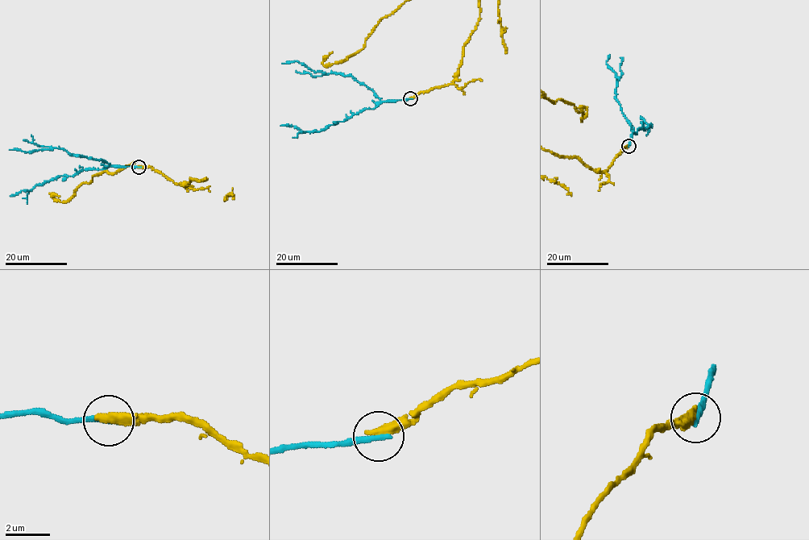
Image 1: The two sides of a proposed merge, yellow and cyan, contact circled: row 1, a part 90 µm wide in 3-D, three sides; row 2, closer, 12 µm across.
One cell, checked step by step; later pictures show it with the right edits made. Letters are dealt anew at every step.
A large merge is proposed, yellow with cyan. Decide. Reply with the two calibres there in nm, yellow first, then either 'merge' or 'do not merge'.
calibres 440 and 300 nm; do not merge

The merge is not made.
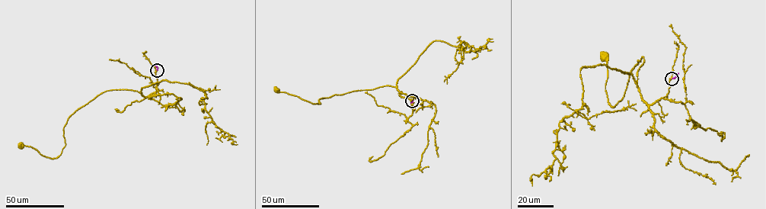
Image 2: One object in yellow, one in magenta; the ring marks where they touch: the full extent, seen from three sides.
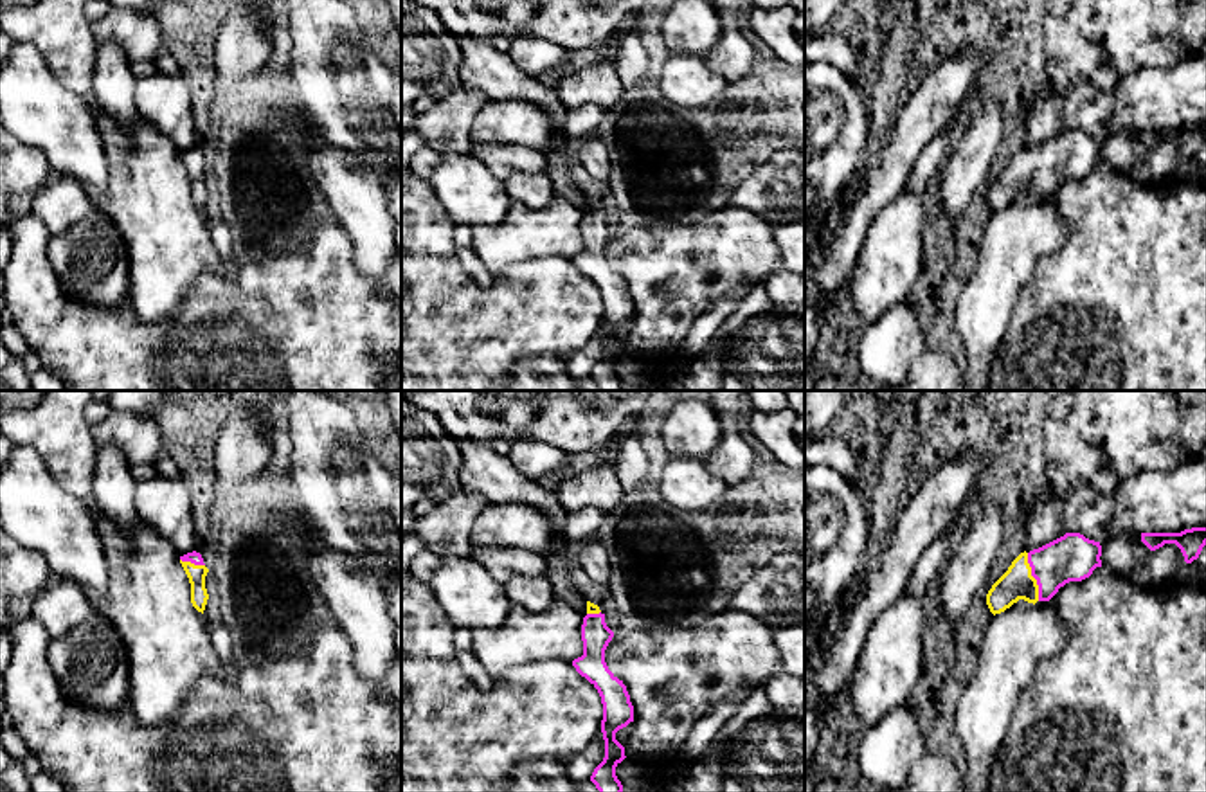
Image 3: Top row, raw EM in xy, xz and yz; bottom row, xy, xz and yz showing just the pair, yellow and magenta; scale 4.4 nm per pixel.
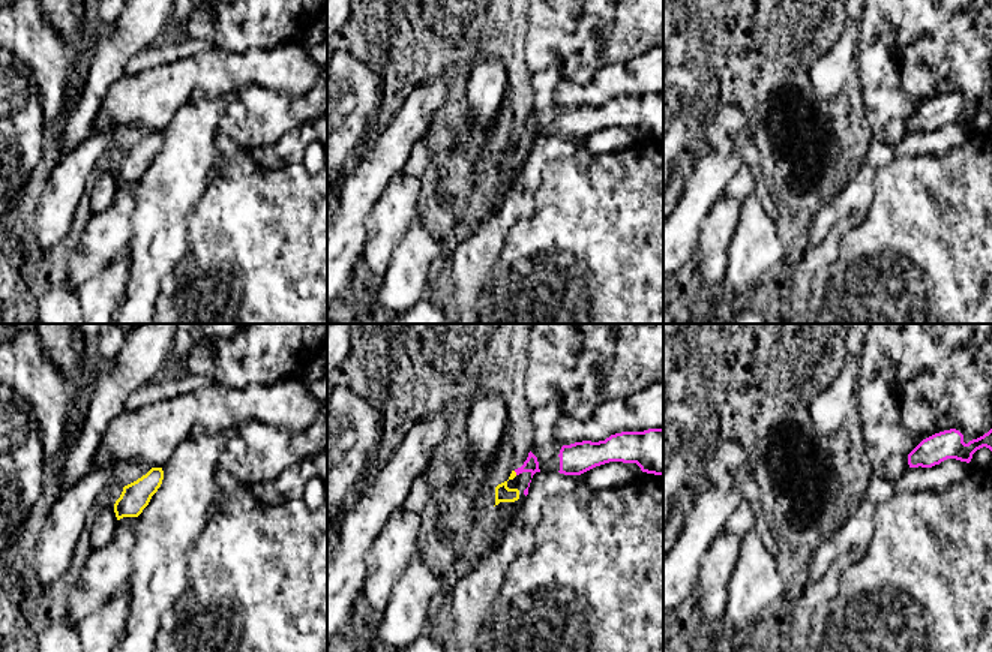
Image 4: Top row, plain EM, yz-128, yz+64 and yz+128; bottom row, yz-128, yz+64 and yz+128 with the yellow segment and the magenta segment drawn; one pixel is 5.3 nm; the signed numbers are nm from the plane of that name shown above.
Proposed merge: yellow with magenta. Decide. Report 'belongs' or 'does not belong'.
belongs

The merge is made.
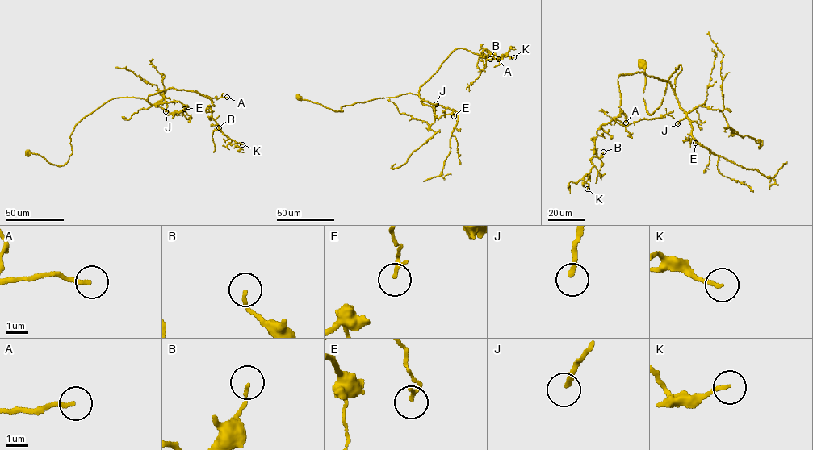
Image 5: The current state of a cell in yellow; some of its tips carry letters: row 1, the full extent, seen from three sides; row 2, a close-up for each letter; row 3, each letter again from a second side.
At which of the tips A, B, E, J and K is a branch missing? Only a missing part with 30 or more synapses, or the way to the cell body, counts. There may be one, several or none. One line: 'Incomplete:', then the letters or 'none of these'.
Incomplete: J

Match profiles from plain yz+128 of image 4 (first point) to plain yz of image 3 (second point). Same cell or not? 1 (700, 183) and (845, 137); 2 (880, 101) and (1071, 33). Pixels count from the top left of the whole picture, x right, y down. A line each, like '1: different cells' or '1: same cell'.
1: different cells
2: same cell

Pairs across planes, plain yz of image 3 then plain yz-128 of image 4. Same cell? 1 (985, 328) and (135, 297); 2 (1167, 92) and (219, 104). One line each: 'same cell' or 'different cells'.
1: same cell
2: different cells

